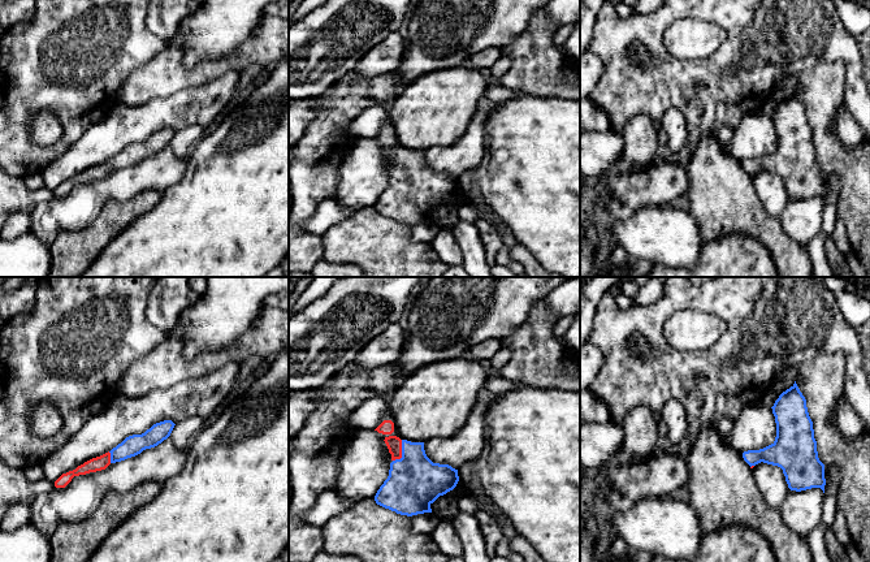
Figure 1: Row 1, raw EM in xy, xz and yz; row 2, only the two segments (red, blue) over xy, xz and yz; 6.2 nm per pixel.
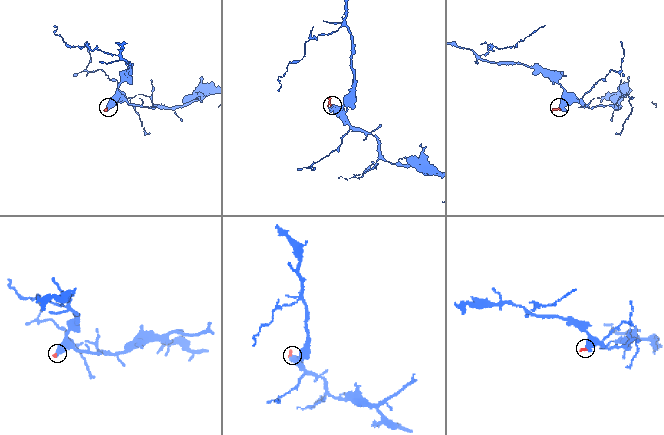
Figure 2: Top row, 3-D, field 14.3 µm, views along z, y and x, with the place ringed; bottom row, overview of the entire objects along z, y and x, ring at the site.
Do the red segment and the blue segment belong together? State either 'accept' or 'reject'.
accept

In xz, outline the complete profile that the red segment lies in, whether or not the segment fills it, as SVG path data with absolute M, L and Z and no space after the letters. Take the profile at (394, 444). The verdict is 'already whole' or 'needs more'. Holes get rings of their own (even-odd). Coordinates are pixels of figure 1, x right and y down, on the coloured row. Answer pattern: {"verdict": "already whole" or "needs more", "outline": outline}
{"verdict": "needs more", "outline": "M397 436L384 441L393 462L388 479L375 496L376 503L407 516L432 513L430 505L456 487L458 470L433 463L425 454L424 442Z"}

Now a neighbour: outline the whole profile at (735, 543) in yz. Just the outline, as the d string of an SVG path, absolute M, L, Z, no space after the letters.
M728 526L705 533L697 554L691 561L672 561L653 555L650 562L776 562L770 542L756 529Z

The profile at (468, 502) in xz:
M464 494L458 502L458 507L460 511L475 514L480 509L480 503L473 494Z

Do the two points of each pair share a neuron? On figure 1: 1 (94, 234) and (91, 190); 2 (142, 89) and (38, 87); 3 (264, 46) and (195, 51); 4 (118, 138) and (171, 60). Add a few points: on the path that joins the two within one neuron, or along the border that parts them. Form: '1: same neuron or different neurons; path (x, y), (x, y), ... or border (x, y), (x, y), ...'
1: different neurons; border (117, 202), (109, 199), (83, 228), (64, 230)
2: different neurons; border (141, 65), (124, 81), (118, 102)
3: different neurons; border (259, 24), (259, 27), (236, 55), (212, 61)
4: different neurons; border (169, 95), (141, 104), (120, 103)

